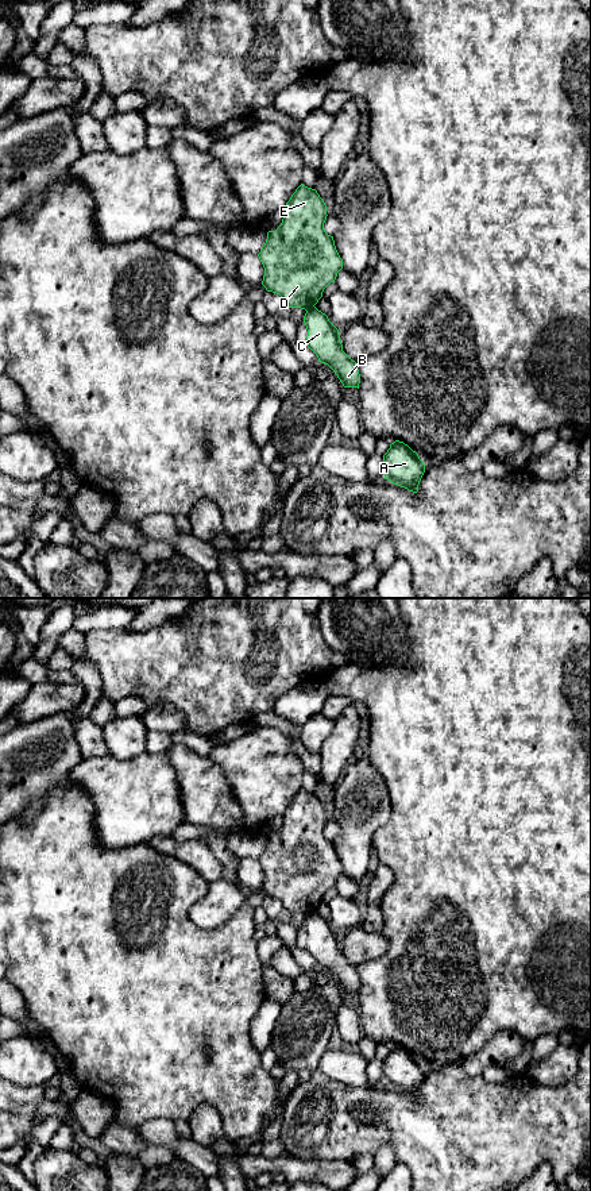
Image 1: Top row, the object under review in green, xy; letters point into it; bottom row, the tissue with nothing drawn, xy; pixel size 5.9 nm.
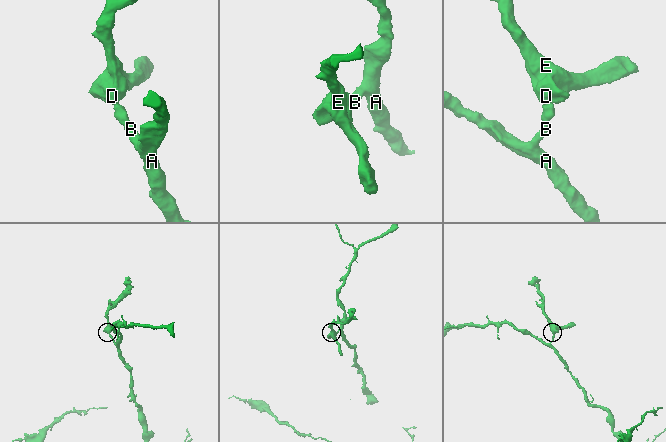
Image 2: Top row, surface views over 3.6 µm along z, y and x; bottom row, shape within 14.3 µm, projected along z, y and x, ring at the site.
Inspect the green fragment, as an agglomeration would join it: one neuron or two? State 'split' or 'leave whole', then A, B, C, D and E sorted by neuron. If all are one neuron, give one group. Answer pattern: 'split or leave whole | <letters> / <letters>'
split | A B C / D E

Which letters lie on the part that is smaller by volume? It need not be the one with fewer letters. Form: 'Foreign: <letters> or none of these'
Foreign: D, E

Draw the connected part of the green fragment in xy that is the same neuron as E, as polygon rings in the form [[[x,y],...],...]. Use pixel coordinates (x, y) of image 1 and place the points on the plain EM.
[[[301,789],[282,814],[283,824],[275,836],[267,837],[267,844],[258,859],[264,880],[262,890],[267,897],[282,902],[285,911],[310,914],[322,902],[324,894],[335,887],[343,874],[333,841],[324,835],[327,810],[316,794]]]

